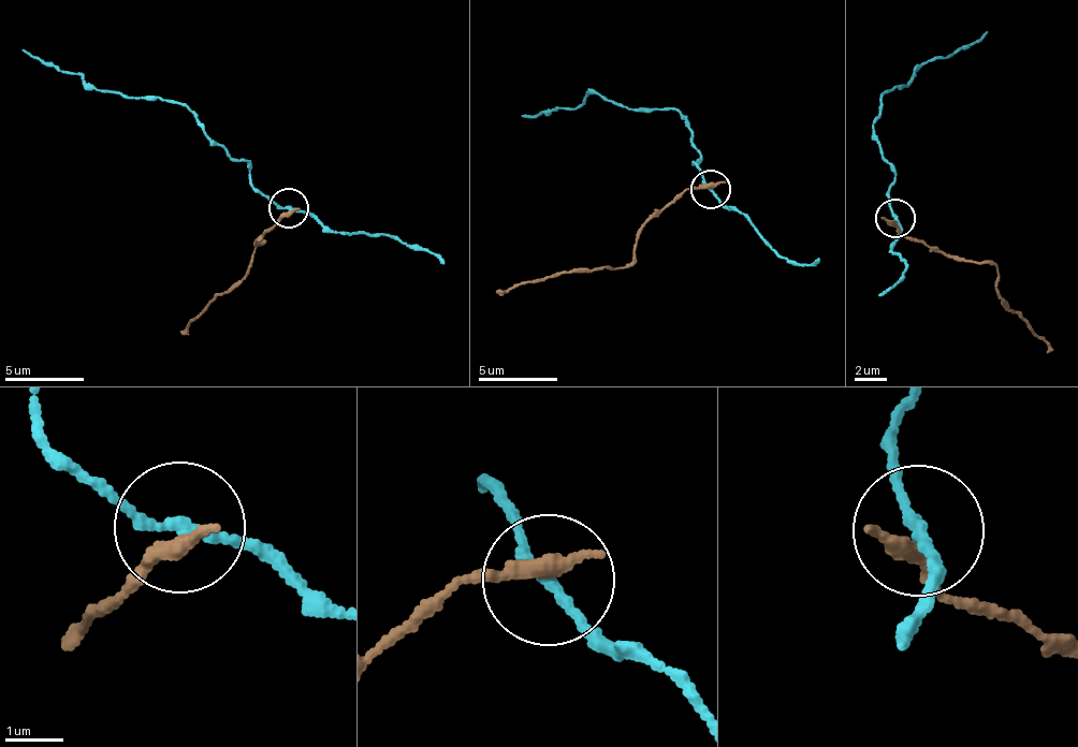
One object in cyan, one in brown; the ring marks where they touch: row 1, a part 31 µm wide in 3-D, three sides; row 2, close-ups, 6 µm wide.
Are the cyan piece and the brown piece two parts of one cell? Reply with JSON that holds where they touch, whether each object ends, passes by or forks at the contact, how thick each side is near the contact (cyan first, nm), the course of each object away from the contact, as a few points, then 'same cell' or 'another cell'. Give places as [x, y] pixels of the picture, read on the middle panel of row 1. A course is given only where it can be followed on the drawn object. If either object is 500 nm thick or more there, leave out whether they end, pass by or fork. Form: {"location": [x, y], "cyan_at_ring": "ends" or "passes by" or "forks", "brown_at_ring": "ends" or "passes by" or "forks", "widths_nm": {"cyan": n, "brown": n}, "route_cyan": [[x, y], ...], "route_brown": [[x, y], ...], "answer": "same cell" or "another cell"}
{"location": [711, 189], "cyan_at_ring": "passes by", "brown_at_ring": "ends", "widths_nm": {"cyan": 170, "brown": 320}, "route_cyan": [[710, 190], [695, 162], [686, 120], [678, 110], [626, 110], [587, 93], [573, 111], [521, 115]], "route_brown": [[709, 187], [687, 188], [645, 223], [622, 267], [557, 271], [495, 293]], "answer": "another cell"}

